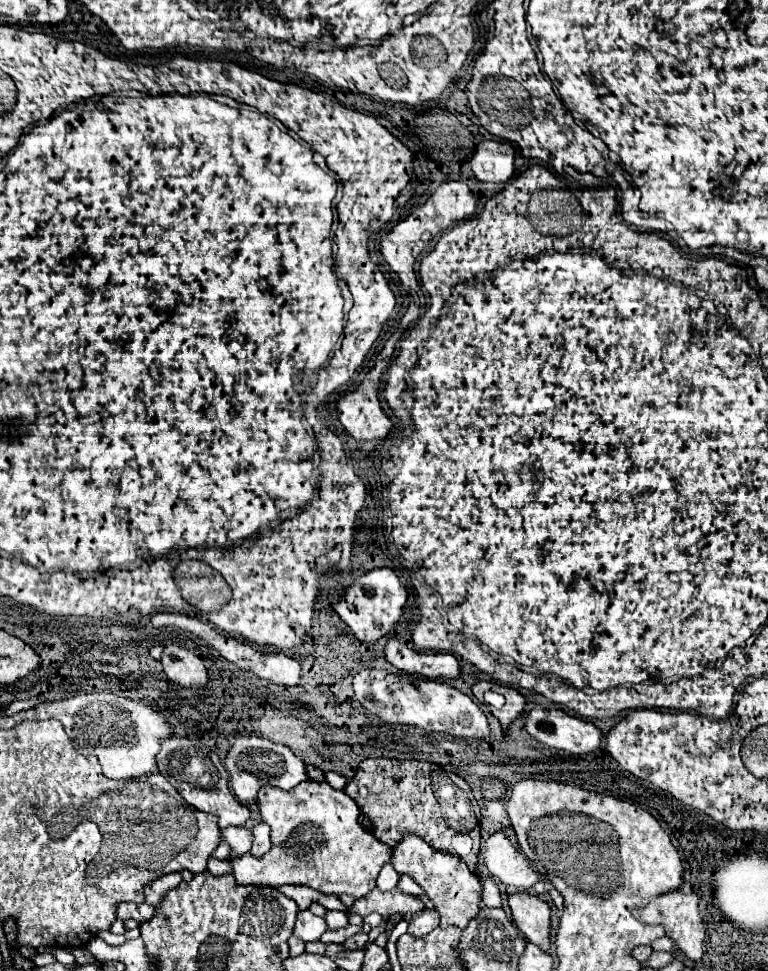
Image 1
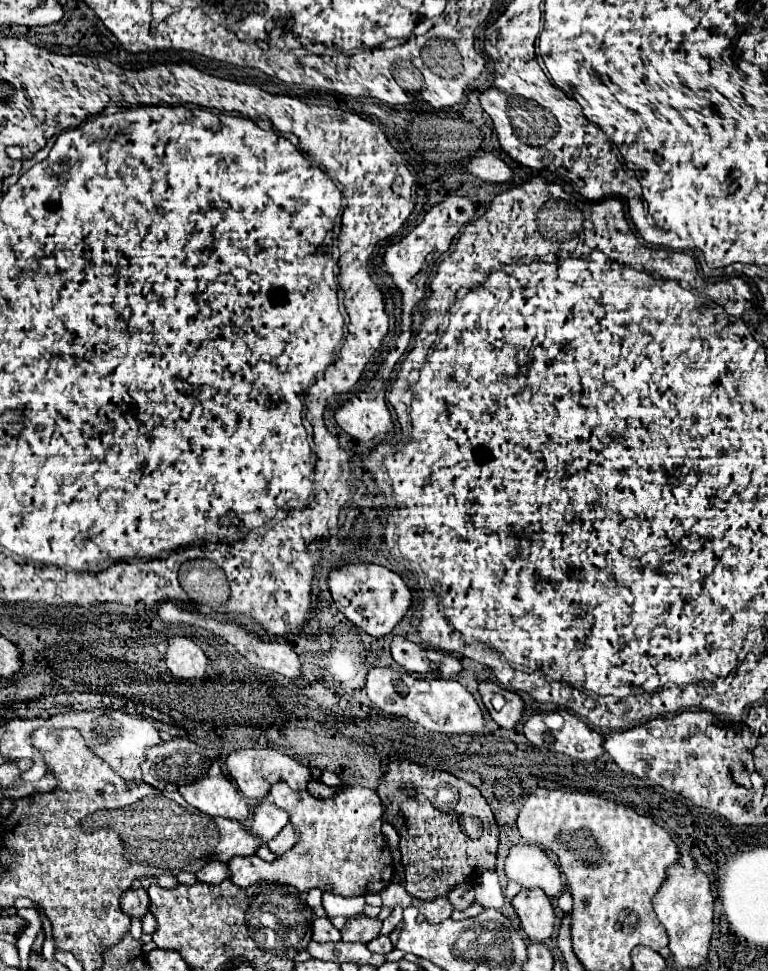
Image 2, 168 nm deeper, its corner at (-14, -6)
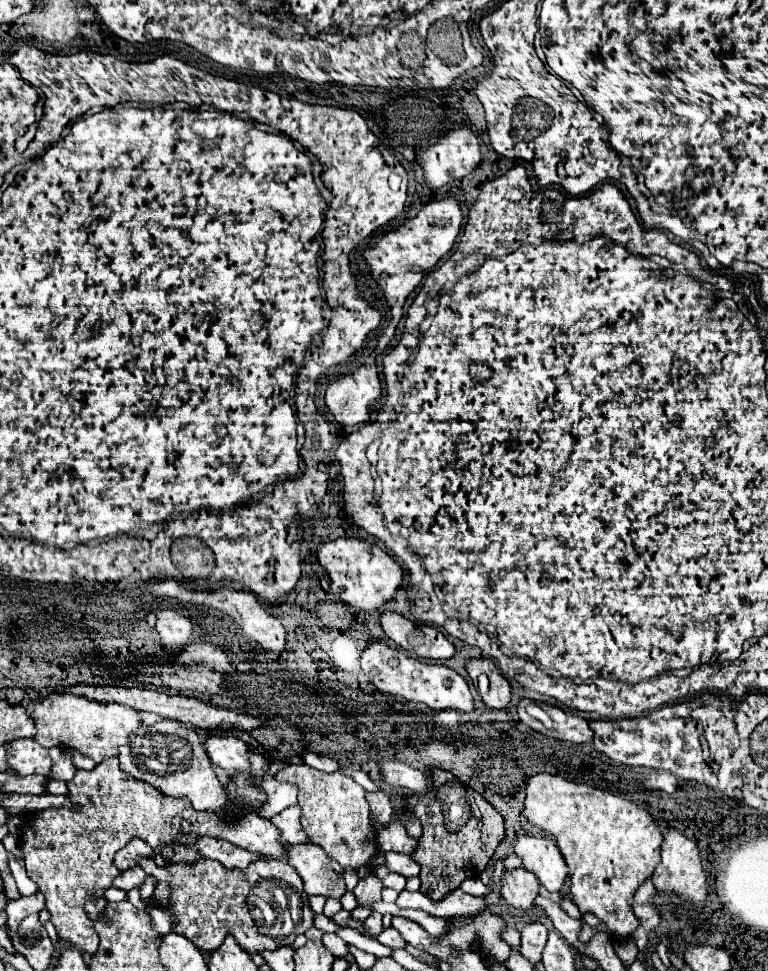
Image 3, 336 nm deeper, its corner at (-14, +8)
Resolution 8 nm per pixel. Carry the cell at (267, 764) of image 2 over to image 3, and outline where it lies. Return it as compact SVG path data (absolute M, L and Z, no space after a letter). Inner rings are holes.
M205 736L205 752L211 764L227 772L249 772L251 764L247 760L247 744L235 736Z

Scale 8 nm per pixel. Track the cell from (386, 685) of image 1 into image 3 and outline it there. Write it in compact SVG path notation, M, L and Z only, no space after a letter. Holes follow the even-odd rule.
M371 642L365 646L361 654L361 668L371 678L377 690L391 696L403 696L413 702L421 702L435 711L458 710L471 712L473 710L473 698L469 684L463 676L459 676L455 670L443 666L443 664L427 664L415 658L409 658L403 654L403 650L391 648L385 642Z

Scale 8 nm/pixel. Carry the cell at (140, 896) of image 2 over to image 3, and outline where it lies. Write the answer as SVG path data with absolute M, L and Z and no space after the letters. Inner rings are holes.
M133 866L133 868L123 870L123 872L115 878L113 886L115 886L115 888L121 888L121 890L131 890L131 888L139 888L145 878L147 878L147 874L143 872L143 868Z

